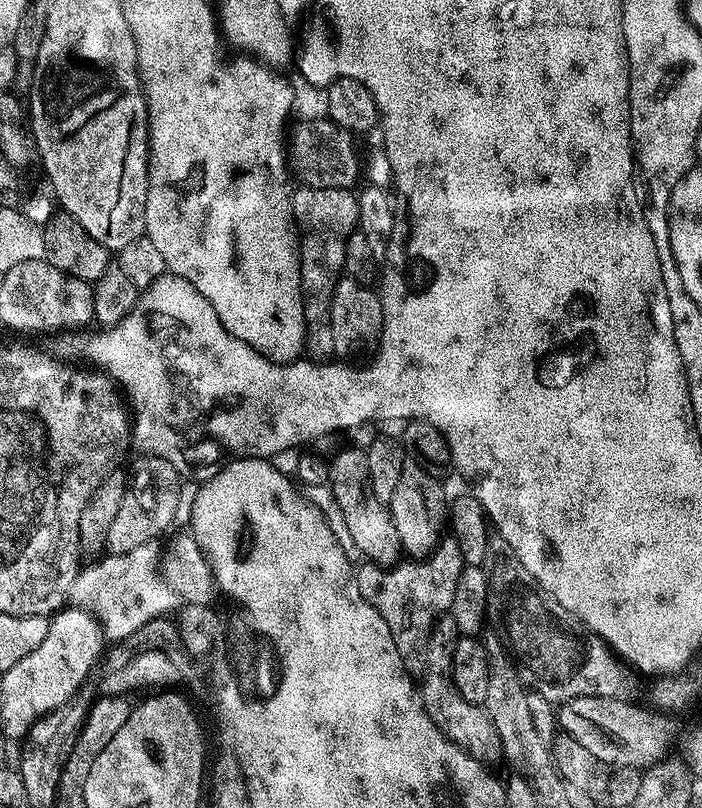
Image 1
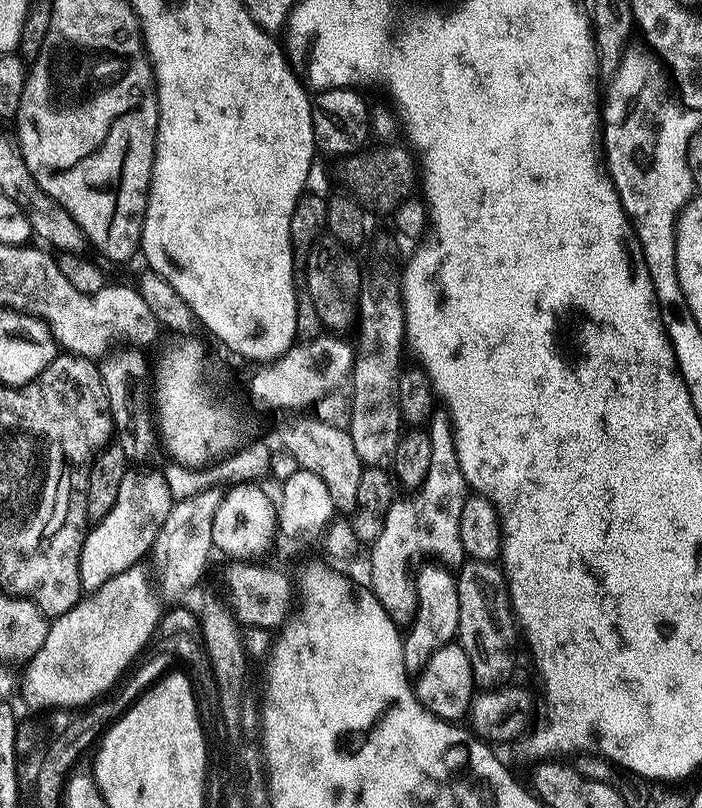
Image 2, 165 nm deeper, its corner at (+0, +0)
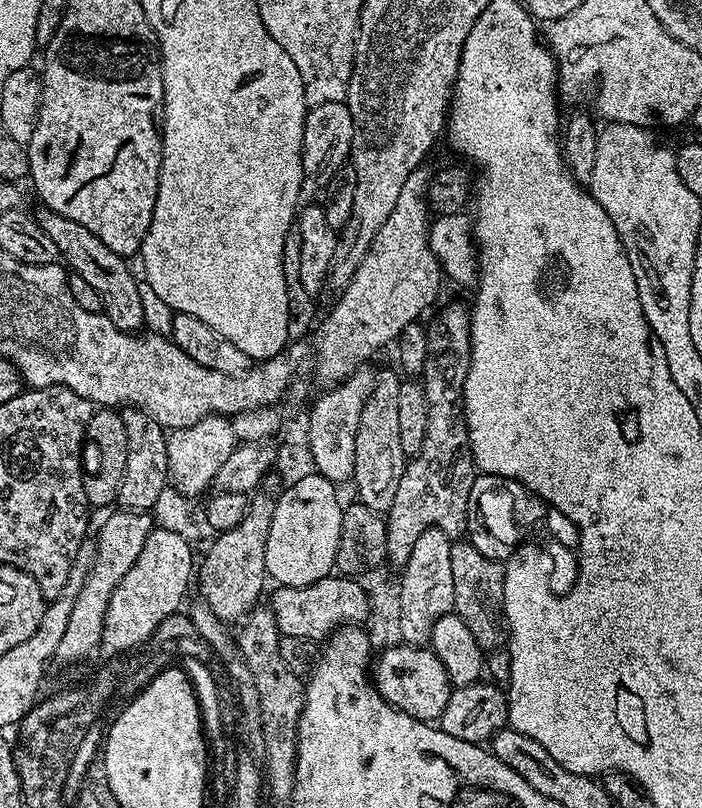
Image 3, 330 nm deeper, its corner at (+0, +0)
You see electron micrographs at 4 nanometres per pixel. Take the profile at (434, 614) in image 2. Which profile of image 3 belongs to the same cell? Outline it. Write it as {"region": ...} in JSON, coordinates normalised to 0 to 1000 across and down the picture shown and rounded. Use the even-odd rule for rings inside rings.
{"region":[[[614,653],[601,660],[595,671],[590,671],[590,682],[584,691],[573,699],[571,713],[567,713],[571,740],[573,792],[577,797],[604,800],[611,796],[618,783],[618,772],[632,761],[647,754],[647,709],[641,702],[641,681],[645,670],[628,653]]]}

